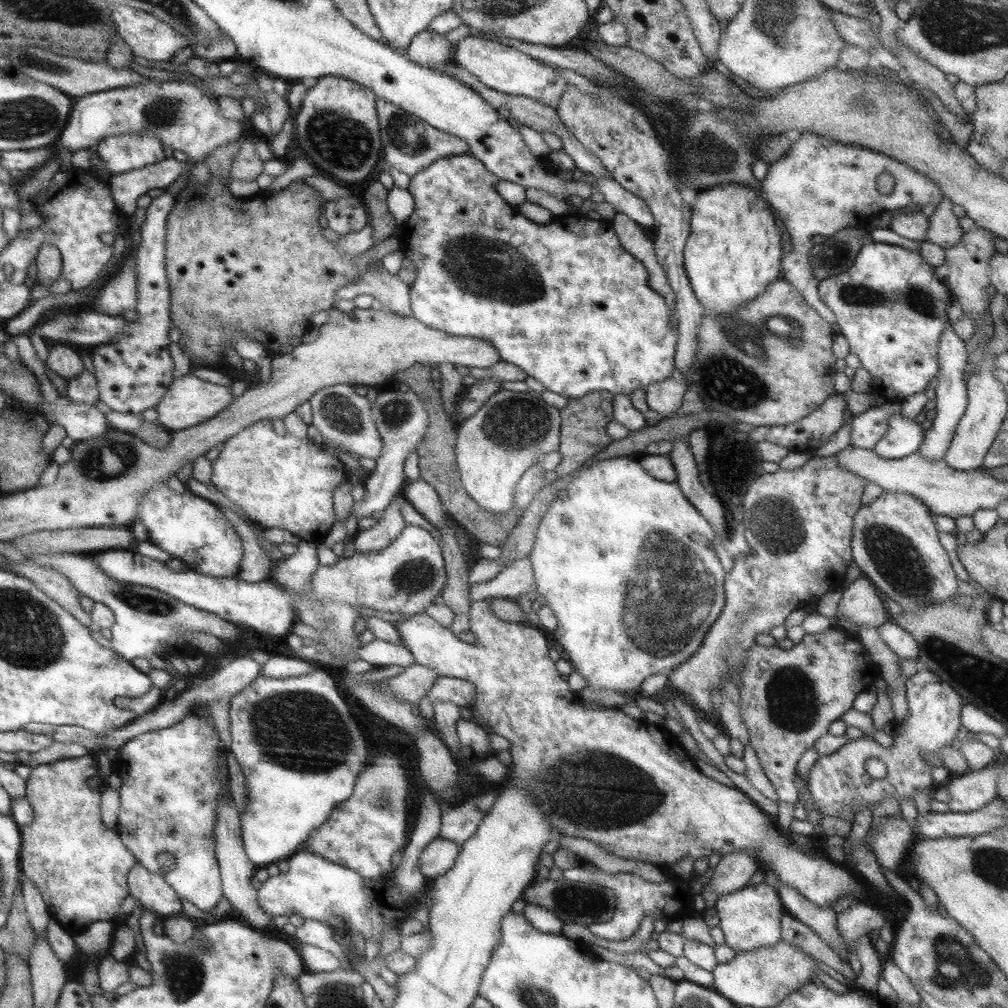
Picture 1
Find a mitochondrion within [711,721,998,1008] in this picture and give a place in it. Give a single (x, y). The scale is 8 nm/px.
(954, 966)

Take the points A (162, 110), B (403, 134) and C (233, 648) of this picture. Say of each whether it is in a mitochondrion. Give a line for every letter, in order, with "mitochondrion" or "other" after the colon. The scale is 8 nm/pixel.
A: mitochondrion
B: mitochondrion
C: other

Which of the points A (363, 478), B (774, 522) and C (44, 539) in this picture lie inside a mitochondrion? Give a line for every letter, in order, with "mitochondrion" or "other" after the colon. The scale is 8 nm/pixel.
A: other
B: mitochondrion
C: other

